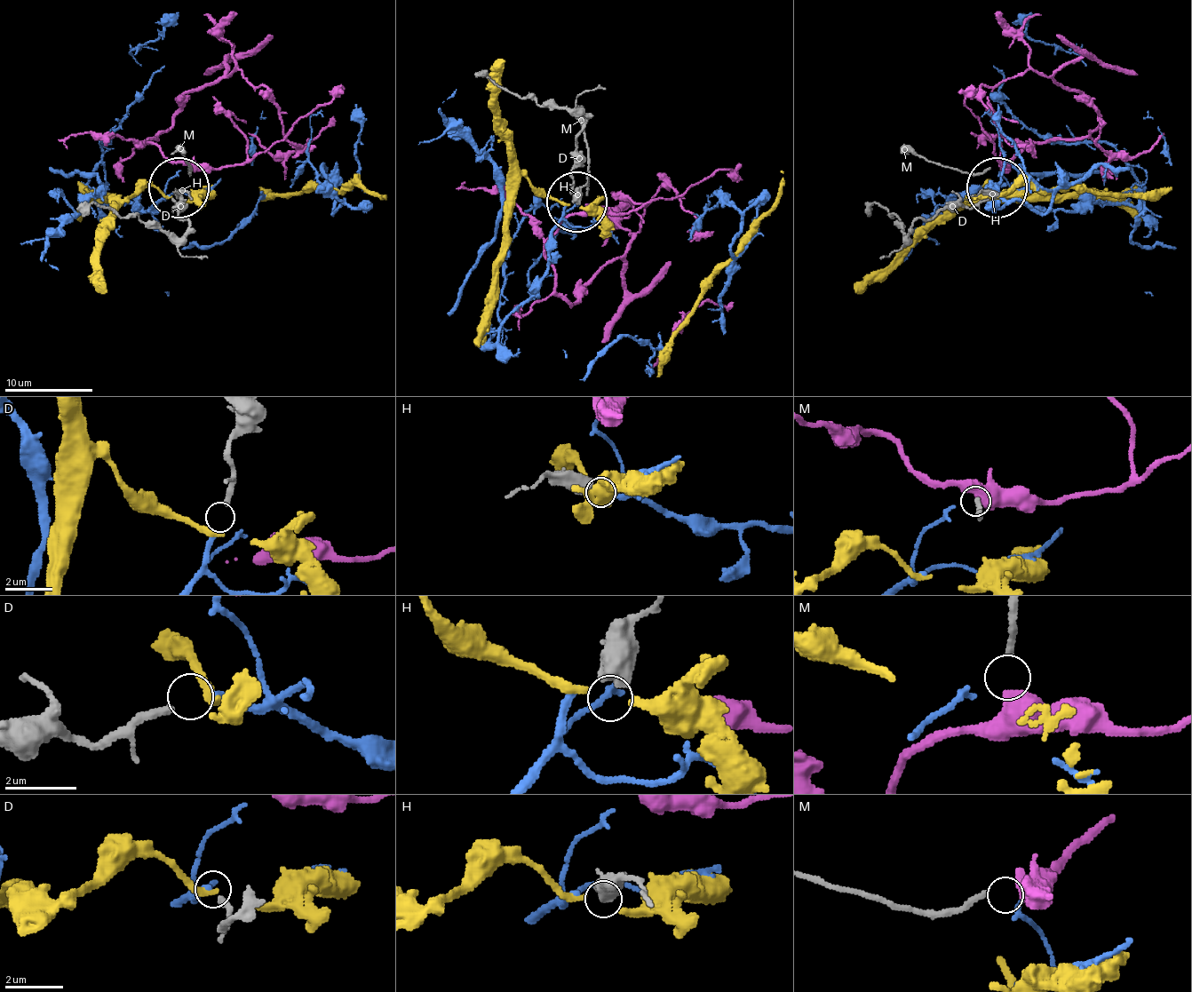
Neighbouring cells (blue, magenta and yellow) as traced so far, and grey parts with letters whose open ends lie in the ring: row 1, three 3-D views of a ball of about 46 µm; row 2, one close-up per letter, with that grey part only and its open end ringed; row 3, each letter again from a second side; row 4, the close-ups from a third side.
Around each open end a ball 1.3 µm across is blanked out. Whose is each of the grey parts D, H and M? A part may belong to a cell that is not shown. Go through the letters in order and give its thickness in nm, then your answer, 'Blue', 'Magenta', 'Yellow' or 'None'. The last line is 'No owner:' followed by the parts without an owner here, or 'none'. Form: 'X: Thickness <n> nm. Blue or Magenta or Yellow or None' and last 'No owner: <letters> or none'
D: Thickness 220 nm. Blue
H: Thickness 600 nm. None
M: Thickness 180 nm. Magenta
No owner: H

